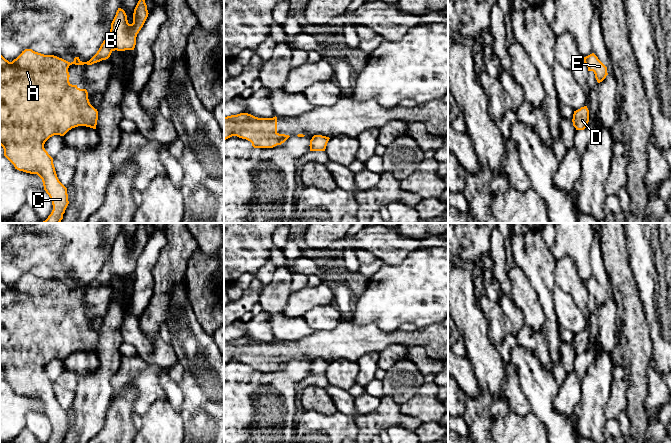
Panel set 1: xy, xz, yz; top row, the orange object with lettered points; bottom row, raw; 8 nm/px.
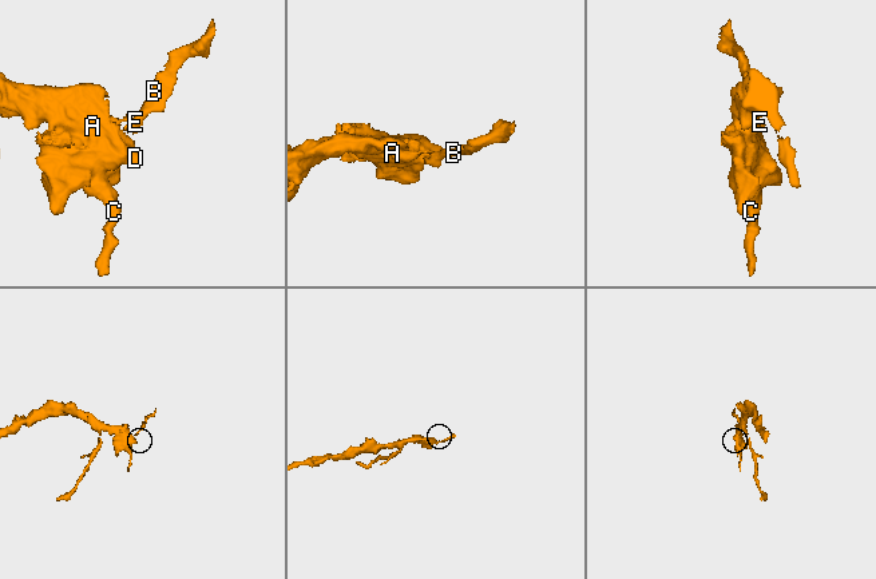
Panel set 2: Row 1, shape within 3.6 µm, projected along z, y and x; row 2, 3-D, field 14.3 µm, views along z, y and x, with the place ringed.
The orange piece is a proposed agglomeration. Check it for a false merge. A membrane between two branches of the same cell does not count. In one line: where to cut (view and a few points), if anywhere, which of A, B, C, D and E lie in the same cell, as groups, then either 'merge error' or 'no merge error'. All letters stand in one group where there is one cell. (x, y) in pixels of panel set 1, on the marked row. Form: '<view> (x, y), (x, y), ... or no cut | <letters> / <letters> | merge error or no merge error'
xy (89, 60), (93, 63) | A C D / B E | merge error

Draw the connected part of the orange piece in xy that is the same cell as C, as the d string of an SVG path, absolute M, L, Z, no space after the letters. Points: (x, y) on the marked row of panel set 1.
M25 49L16 59L14 59L12 62L9 62L0 53L0 145L4 149L4 156L14 165L15 169L26 172L26 173L30 173L30 174L37 174L42 179L44 190L49 195L53 205L53 210L51 214L42 223L60 223L61 220L63 219L63 214L65 213L65 210L69 204L67 188L59 181L57 177L55 167L53 164L53 158L48 154L48 152L44 148L45 142L54 135L64 136L69 130L78 126L86 126L86 127L96 129L97 120L98 120L98 111L90 104L87 90L80 89L77 87L77 85L72 85L69 82L70 75L68 72L68 68L72 64L92 65L94 63L91 62L90 60L87 62L82 62L79 59L79 57L75 57L74 61L70 63L57 56L44 55L44 54L33 51L32 49Z

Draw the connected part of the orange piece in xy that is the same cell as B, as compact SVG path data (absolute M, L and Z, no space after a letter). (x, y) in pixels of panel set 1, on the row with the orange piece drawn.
M139 0L134 9L133 23L129 24L125 11L121 8L118 8L111 23L109 35L105 38L99 50L90 59L90 61L97 63L102 60L106 60L115 50L134 50L137 34L143 27L148 14L149 13L145 0Z

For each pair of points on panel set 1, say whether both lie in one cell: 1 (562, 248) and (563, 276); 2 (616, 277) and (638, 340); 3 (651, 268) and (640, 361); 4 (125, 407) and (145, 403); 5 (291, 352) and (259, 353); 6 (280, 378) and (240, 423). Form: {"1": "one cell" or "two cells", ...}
{"1": "two cells", "2": "one cell", "3": "two cells", "4": "two cells", "5": "one cell", "6": "one cell"}

